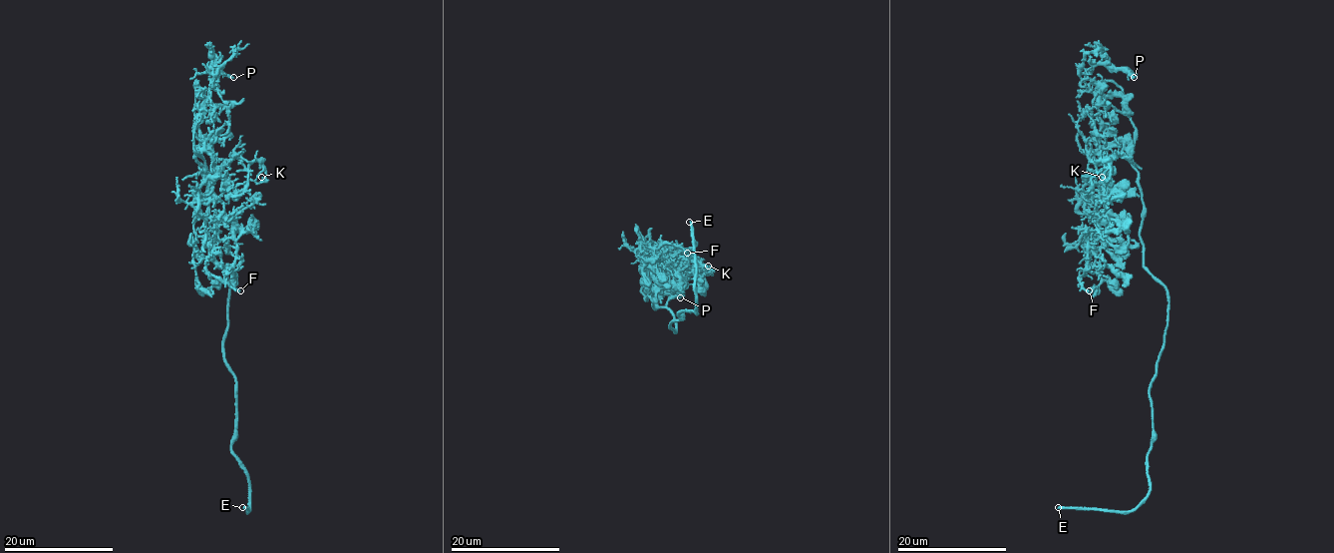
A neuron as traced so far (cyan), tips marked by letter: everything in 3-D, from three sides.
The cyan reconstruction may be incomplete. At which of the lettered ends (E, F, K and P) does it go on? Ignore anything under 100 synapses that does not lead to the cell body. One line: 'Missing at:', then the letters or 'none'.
Missing at: E

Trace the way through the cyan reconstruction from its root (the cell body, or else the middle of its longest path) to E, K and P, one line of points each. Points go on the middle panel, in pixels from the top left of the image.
E: (657, 305), (670, 311), (674, 331), (670, 323), (681, 311), (695, 312), (689, 222)
K: (657, 305), (647, 282), (648, 252), (658, 251), (669, 271), (669, 260), (684, 251), (713, 274), (708, 266)
P: (657, 305), (650, 293), (644, 297), (640, 278), (644, 260), (650, 286), (659, 244), (658, 277), (680, 297)

